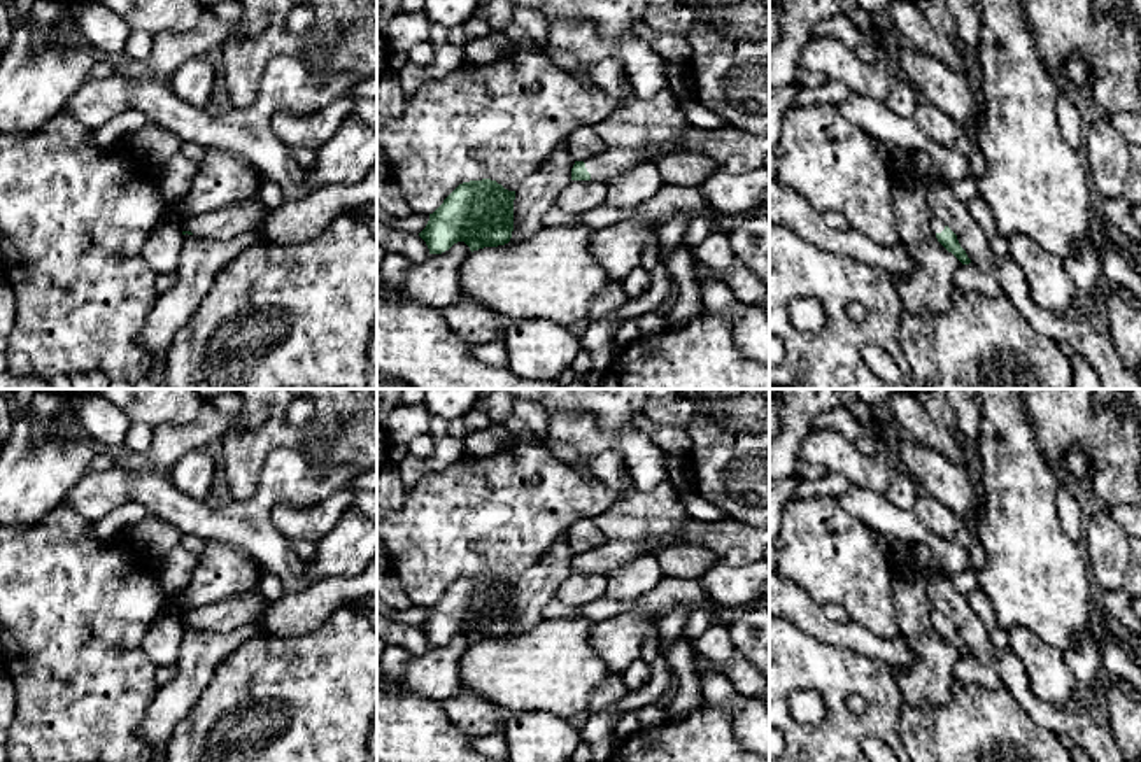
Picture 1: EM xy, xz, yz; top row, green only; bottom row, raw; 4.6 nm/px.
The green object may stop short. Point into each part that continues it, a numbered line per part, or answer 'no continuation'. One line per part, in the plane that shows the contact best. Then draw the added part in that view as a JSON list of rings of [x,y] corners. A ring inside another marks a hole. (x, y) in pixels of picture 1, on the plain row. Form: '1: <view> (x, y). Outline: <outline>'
1: xz (610, 554). Outline: [[[673,533],[664,540],[647,540],[647,541],[613,541],[606,540],[603,545],[585,552],[585,561],[591,566],[591,573],[605,575],[622,562],[633,561],[636,555],[652,554],[671,543],[680,543],[682,534]]]

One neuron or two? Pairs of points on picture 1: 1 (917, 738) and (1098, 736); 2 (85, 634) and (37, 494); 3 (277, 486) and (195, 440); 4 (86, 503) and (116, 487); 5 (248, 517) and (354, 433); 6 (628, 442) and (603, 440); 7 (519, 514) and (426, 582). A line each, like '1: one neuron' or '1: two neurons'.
1: two neurons
2: two neurons
3: two neurons
4: one neuron
5: two neurons
6: one neuron
7: one neuron

